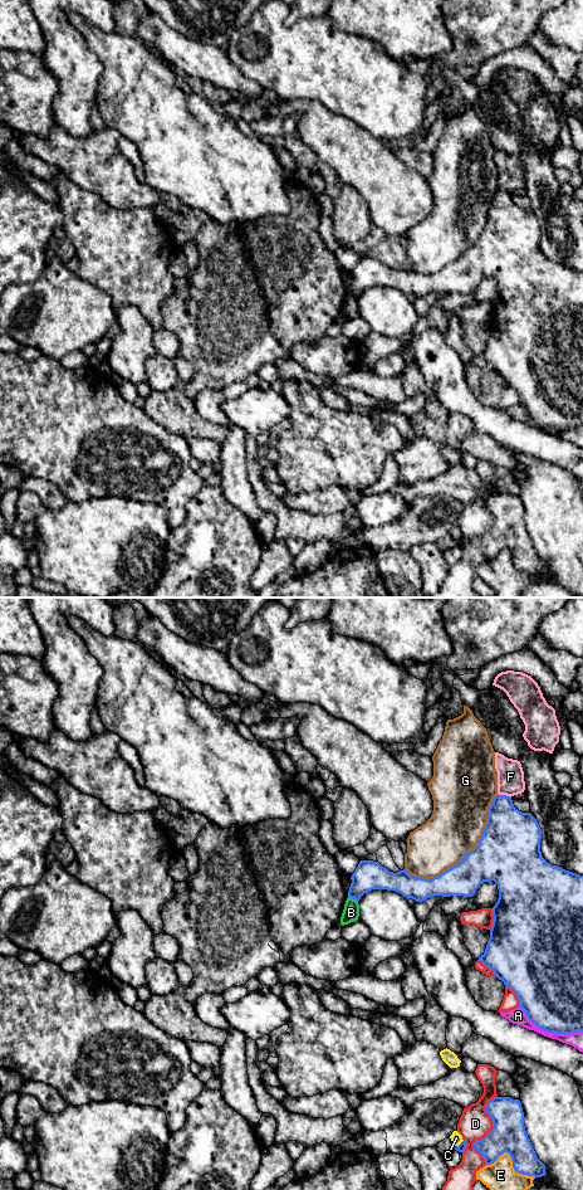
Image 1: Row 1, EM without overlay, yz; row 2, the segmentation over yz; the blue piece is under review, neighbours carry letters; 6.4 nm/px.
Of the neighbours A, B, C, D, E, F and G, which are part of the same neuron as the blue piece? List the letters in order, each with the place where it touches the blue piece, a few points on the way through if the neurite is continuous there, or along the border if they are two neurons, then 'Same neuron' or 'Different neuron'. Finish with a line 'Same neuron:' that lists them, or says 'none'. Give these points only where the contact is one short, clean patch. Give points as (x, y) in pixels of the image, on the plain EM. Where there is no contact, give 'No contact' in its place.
A: Touches blue at yz (549, 428). Different neuron
B: Touches blue at yz (353, 294). Boundary: yz (348, 291), (357, 297). Different neuron
C: Touches blue at yz (460, 540). Different neuron
D: Touches blue at yz (490, 527). Different neuron
E: Touches blue at yz (512, 556). Different neuron
F: Touches blue at yz (504, 191). Boundary: yz (498, 189), (510, 194). Different neuron
G: Touches blue at yz (465, 252). Different neuron
Same neuron: none

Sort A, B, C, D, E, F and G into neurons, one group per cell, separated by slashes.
A / B F / C / D / E / G

